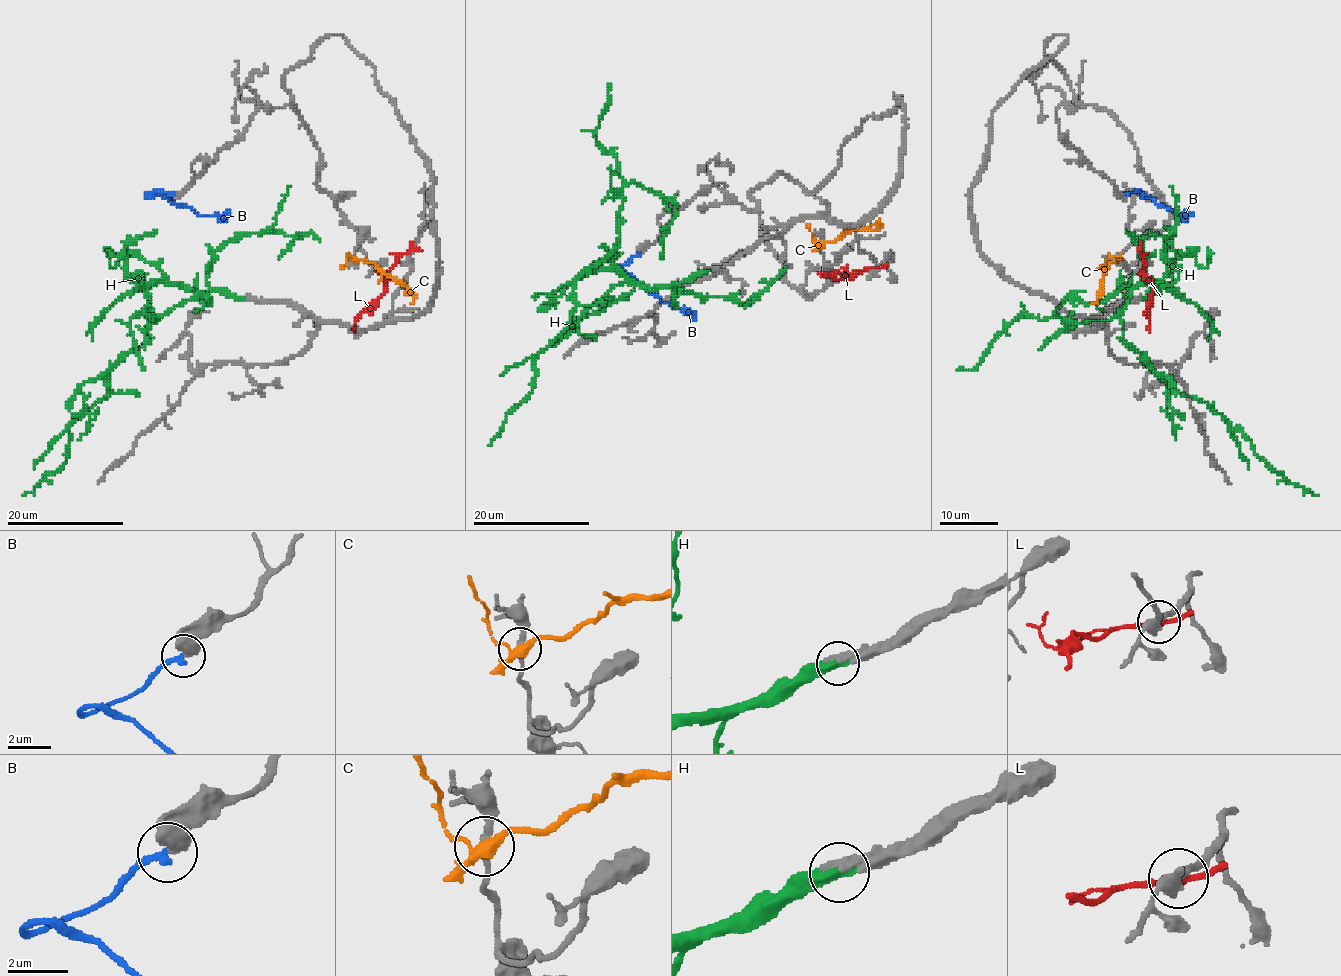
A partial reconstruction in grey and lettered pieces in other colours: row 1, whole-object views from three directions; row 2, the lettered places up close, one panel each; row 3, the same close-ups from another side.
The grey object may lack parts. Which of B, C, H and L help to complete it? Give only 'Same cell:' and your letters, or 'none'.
Same cell: B, H

